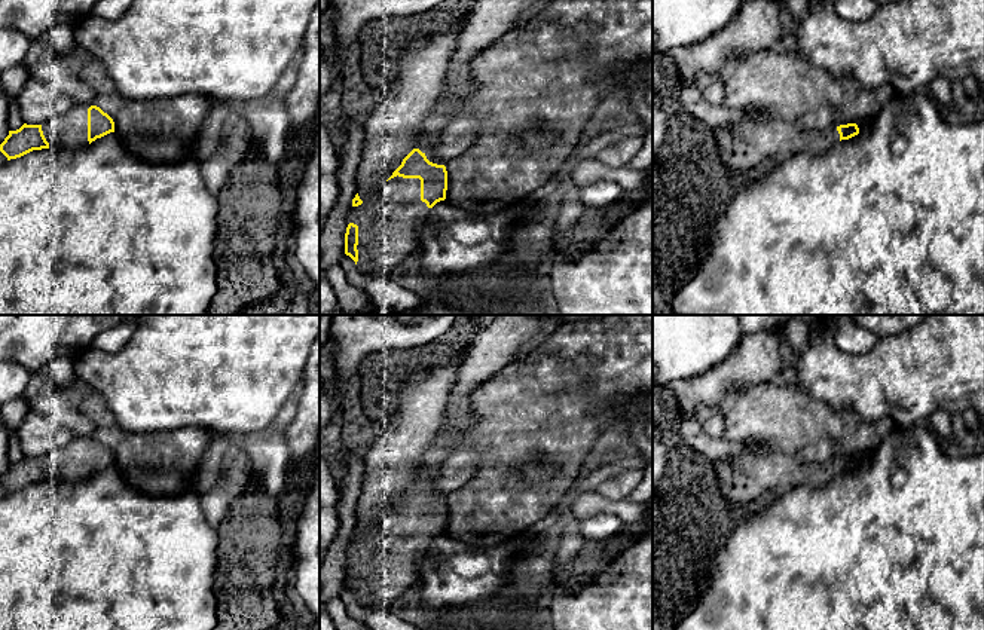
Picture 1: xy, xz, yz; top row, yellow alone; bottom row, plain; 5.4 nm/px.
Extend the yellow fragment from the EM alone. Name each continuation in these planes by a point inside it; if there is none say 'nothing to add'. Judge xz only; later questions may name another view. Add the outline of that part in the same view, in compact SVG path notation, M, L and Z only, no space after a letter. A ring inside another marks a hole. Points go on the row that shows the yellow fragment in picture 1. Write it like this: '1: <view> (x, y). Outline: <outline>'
1: xz (491, 20). Outline: M483 0L473 7L467 27L461 31L455 52L444 77L443 92L436 107L422 122L415 149L419 149L430 162L444 165L434 156L436 146L443 129L452 120L456 105L473 91L471 59L501 39L504 34L517 30L516 21L522 12L532 9L537 0Z
2: xz (390, 223). Outline: M394 177L381 183L378 192L358 207L352 207L348 221L358 226L358 262L363 275L392 276L400 262L412 251L419 250L419 233L433 208L421 201L421 180Z

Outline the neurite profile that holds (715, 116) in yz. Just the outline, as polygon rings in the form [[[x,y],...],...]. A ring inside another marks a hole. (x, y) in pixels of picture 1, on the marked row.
[[[684,82],[678,100],[684,110],[711,129],[730,128],[754,113],[708,103],[694,83]]]

